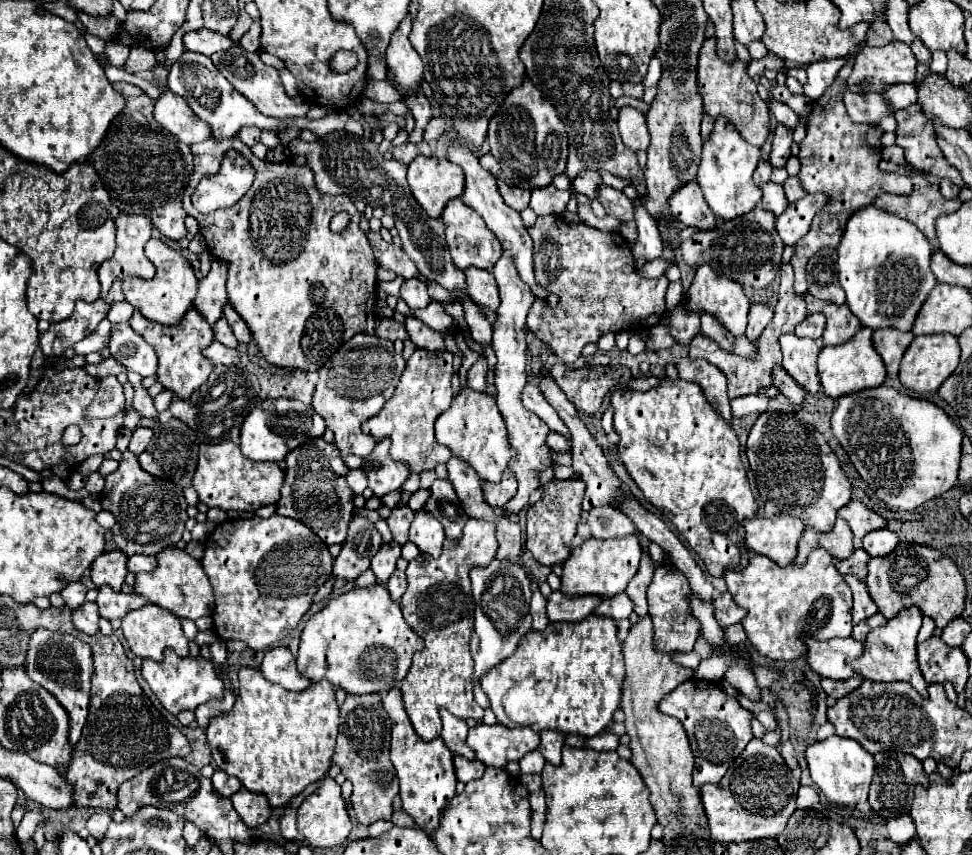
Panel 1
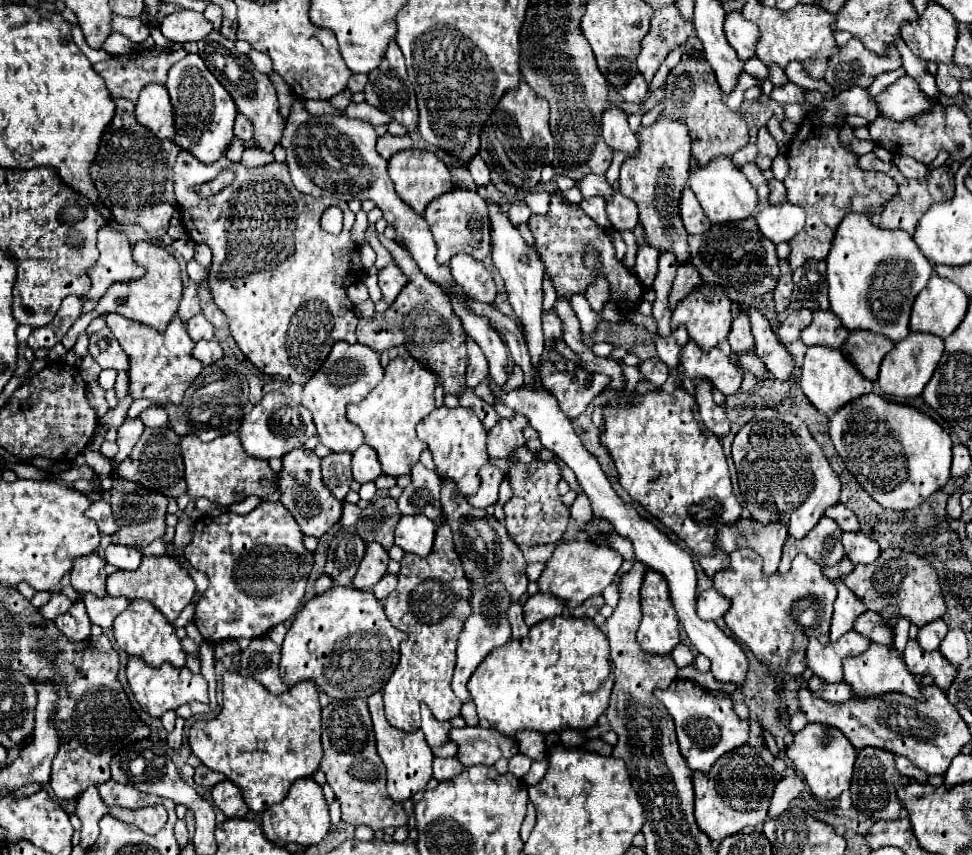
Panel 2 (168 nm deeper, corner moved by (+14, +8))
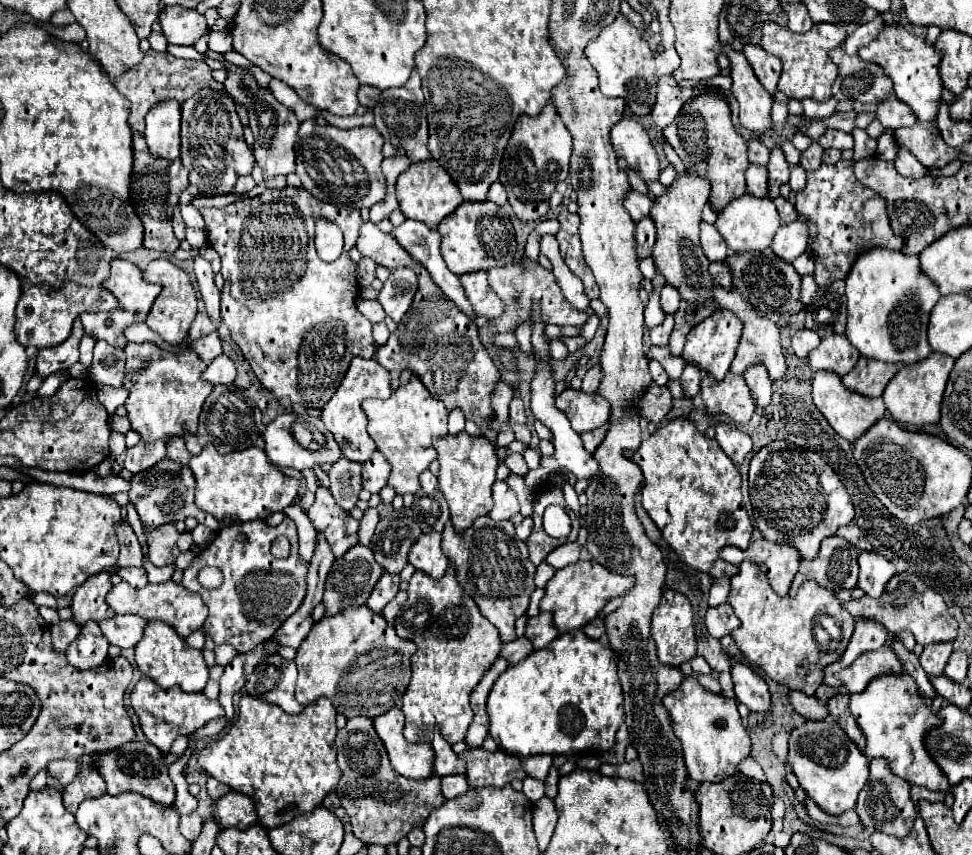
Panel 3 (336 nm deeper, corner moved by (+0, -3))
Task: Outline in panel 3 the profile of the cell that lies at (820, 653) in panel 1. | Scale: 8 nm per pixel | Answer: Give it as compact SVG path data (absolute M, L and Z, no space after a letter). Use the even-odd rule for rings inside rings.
M882 647L876 651L862 653L850 667L842 669L838 673L838 679L848 689L848 693L860 693L870 683L870 679L884 675L884 673L898 673L902 671L902 665L896 657L896 653L890 647Z

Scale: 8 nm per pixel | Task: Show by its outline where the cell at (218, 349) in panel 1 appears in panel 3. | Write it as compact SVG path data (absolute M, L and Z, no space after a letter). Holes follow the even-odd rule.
M218 355L208 367L206 371L202 373L202 377L214 385L222 383L222 385L228 385L234 381L236 377L236 365L234 361L228 357L228 355Z

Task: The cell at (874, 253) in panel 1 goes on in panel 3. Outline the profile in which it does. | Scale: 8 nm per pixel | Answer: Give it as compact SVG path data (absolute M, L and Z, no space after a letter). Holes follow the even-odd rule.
M882 247L866 249L858 255L844 281L848 309L846 337L860 355L908 365L932 353L926 329L930 311L940 299L940 293L938 285L922 271L918 255L906 255Z

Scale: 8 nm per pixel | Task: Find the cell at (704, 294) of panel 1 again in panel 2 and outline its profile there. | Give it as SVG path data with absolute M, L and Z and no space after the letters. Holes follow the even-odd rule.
M694 290L688 294L688 298L684 298L676 306L672 314L672 330L676 330L678 326L684 326L688 330L690 340L696 342L704 352L718 346L722 340L726 340L730 324L732 324L732 300L722 290L716 290L710 296L702 296L698 290Z

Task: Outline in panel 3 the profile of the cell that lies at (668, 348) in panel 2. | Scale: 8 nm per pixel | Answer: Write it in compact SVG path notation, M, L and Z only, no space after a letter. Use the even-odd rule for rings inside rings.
M686 365L684 373L680 377L680 385L686 393L686 397L694 397L700 391L700 379L702 379L702 371L698 369L698 365Z

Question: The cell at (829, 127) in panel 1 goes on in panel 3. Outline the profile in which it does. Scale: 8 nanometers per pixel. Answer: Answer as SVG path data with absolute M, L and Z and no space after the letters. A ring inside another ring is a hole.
M838 161L832 165L822 163L818 169L808 173L806 187L796 195L794 207L798 215L810 219L818 229L812 243L816 265L812 277L820 287L826 287L836 279L844 279L858 253L862 253L864 249L886 247L898 251L902 247L902 237L896 237L890 227L884 197L860 185L854 177L852 167L852 161Z

